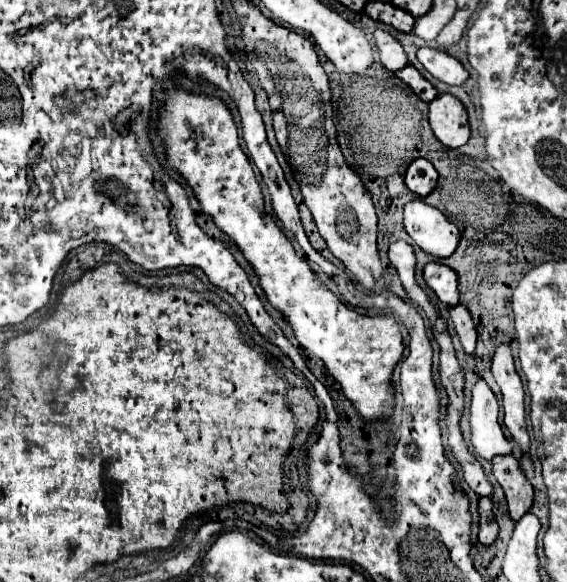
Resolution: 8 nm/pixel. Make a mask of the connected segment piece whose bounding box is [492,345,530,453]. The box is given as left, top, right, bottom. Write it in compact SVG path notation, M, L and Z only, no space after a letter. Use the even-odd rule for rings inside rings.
M500 345L492 359L492 375L502 389L502 405L504 405L504 423L512 435L512 439L520 445L522 453L530 451L530 437L526 431L524 419L524 387L514 369L514 359L508 345Z

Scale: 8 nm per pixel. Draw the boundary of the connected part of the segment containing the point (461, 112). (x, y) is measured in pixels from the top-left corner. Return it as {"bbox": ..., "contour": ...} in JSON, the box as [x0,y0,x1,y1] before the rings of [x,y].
{"bbox":[428,95,470,149],"contour":[[[438,95],[428,107],[428,121],[436,139],[450,149],[462,147],[470,137],[464,105],[454,95]]]}

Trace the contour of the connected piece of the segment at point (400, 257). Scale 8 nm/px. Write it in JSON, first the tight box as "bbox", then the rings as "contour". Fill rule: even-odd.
{"bbox":[388,241,446,335],"contour":[[[394,241],[388,249],[388,259],[390,263],[396,267],[398,271],[398,277],[408,293],[408,297],[418,305],[422,307],[422,311],[426,313],[430,325],[432,325],[432,333],[438,335],[438,333],[444,333],[446,331],[446,321],[440,319],[440,315],[436,313],[436,309],[432,307],[432,303],[428,301],[428,295],[422,293],[422,289],[418,287],[416,279],[414,279],[414,265],[416,265],[416,259],[414,259],[414,249],[412,245],[406,245],[406,241]]]}

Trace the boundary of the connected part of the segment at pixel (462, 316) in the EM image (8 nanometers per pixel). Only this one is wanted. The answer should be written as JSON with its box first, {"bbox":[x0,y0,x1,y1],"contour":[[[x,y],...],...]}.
{"bbox":[450,305,476,355],"contour":[[[456,305],[456,307],[450,307],[450,317],[454,321],[454,329],[460,337],[460,343],[464,347],[464,351],[470,355],[474,351],[474,345],[476,345],[476,329],[474,329],[474,321],[468,313],[466,307],[462,305]]]}

